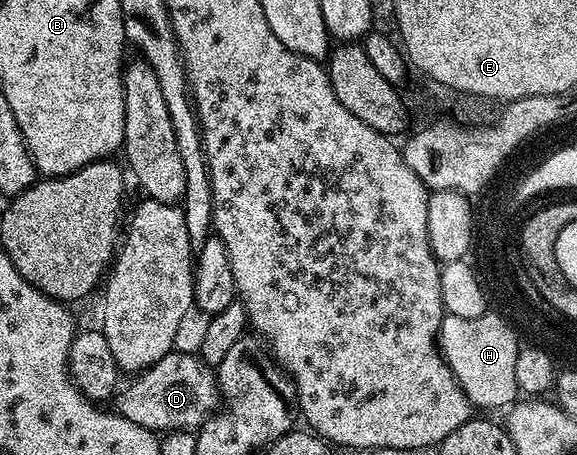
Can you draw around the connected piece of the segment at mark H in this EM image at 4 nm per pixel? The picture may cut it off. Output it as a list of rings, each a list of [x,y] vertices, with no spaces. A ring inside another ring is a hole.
[[[482,312],[477,318],[444,315],[439,327],[438,342],[444,362],[476,409],[507,410],[520,399],[521,393],[517,386],[517,354],[521,342],[513,338],[513,330],[503,327],[494,318],[494,312]]]

